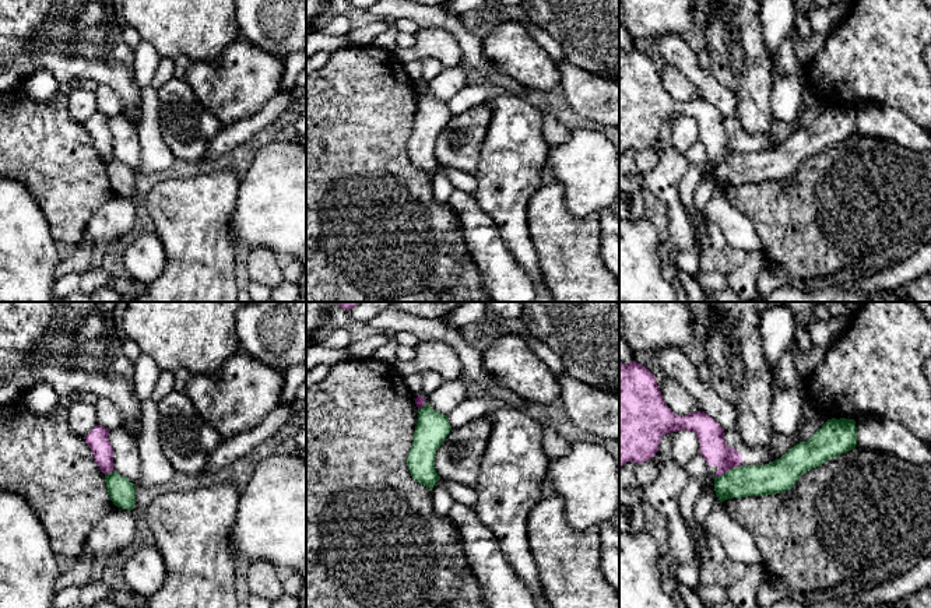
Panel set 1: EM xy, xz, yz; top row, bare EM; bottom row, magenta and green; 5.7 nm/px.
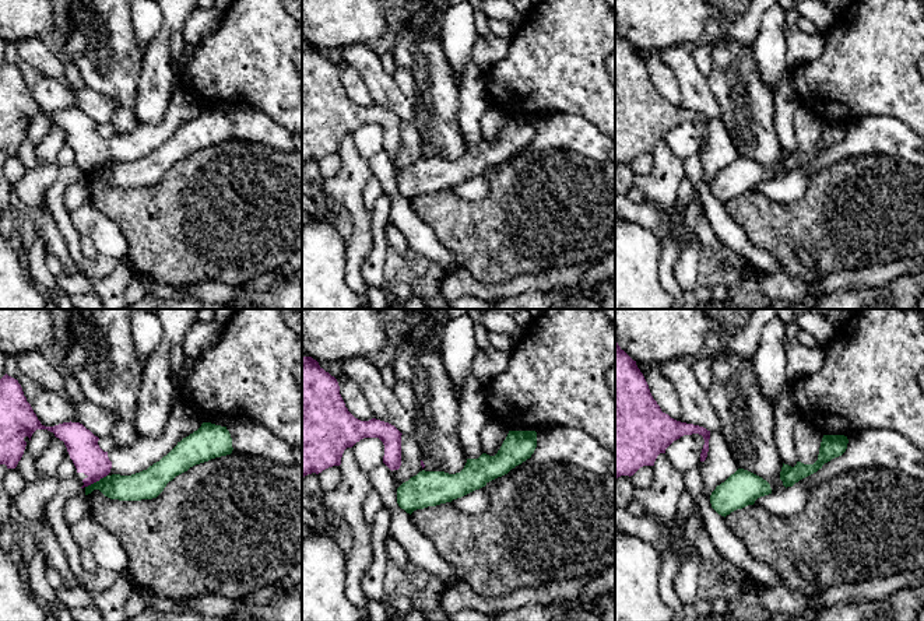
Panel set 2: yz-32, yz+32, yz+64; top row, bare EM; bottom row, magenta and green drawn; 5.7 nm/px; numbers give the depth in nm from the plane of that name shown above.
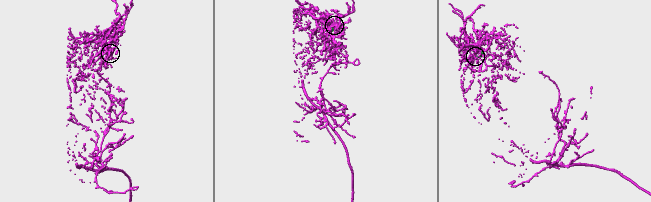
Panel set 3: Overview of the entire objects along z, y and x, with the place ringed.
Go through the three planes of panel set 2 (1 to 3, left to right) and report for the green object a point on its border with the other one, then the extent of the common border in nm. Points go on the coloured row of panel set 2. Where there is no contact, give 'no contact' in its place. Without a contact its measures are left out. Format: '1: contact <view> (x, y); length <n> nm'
1: contact yz-32 (95, 481); length 150 nm
2: no contact
3: no contact

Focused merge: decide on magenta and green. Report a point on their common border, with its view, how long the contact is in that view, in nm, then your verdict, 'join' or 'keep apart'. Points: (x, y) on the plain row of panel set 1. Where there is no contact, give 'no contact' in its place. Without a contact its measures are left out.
contact yz (727, 157); length 160 nm; join

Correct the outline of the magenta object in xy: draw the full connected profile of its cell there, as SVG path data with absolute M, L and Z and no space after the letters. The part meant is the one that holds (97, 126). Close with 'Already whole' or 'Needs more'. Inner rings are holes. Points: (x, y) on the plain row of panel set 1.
M96 112L84 126L92 137L99 157L105 161L108 182L115 193L133 197L136 172L113 157L113 134L108 126L109 116Z. Needs more

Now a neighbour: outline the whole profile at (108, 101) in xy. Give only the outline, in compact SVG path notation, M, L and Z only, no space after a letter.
M99 84L95 89L95 96L98 112L105 116L112 117L122 112L122 99L113 88Z

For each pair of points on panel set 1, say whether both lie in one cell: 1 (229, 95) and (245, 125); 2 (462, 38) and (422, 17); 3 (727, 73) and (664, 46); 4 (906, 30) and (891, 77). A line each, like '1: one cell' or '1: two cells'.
1: two cells
2: one cell
3: two cells
4: one cell

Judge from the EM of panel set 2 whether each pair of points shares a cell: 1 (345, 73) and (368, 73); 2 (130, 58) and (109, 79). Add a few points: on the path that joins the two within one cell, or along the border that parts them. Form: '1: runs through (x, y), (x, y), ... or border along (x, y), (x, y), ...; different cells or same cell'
1: border along (343, 59), (364, 80), (371, 95), (371, 104); different cells
2: runs through (125, 63), (115, 73); same cell

